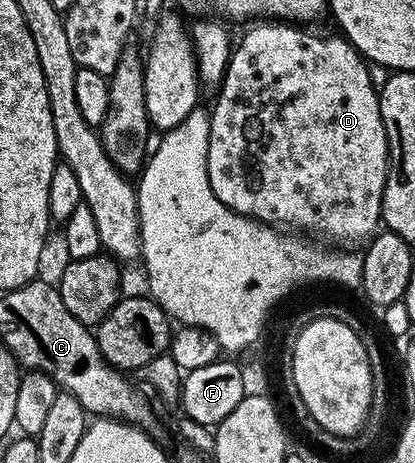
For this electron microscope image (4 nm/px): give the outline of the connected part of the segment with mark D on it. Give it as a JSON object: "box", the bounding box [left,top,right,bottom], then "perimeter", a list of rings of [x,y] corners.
{"box":[207,20,389,239],"perimeter":[[[265,20],[250,26],[253,27],[242,36],[241,43],[238,46],[236,43],[235,49],[230,53],[229,66],[219,83],[221,95],[209,114],[207,172],[215,196],[219,196],[222,204],[236,214],[245,214],[258,222],[282,224],[281,222],[293,222],[296,218],[302,218],[311,229],[322,230],[325,234],[333,234],[337,229],[341,229],[349,238],[368,239],[381,222],[381,197],[385,187],[385,173],[389,171],[389,145],[383,128],[381,100],[378,87],[373,87],[373,78],[368,70],[370,67],[344,37],[338,36],[330,42],[324,42],[313,34],[304,34],[301,28],[285,20]]]}

